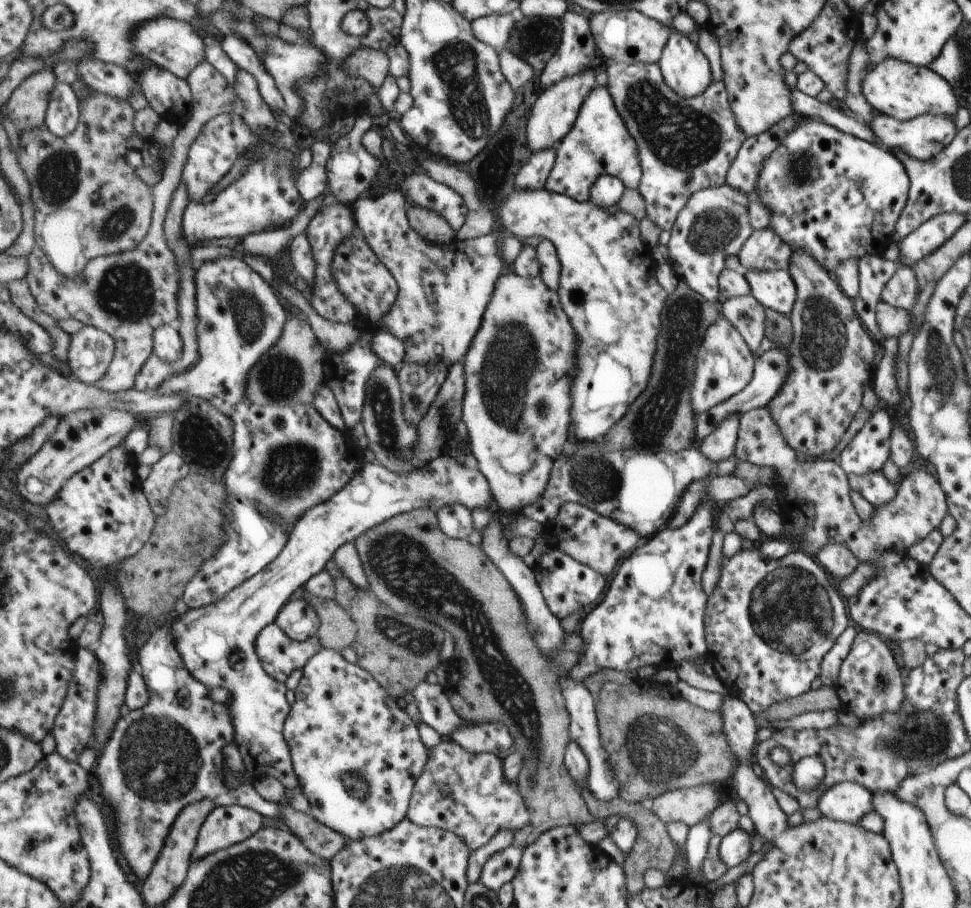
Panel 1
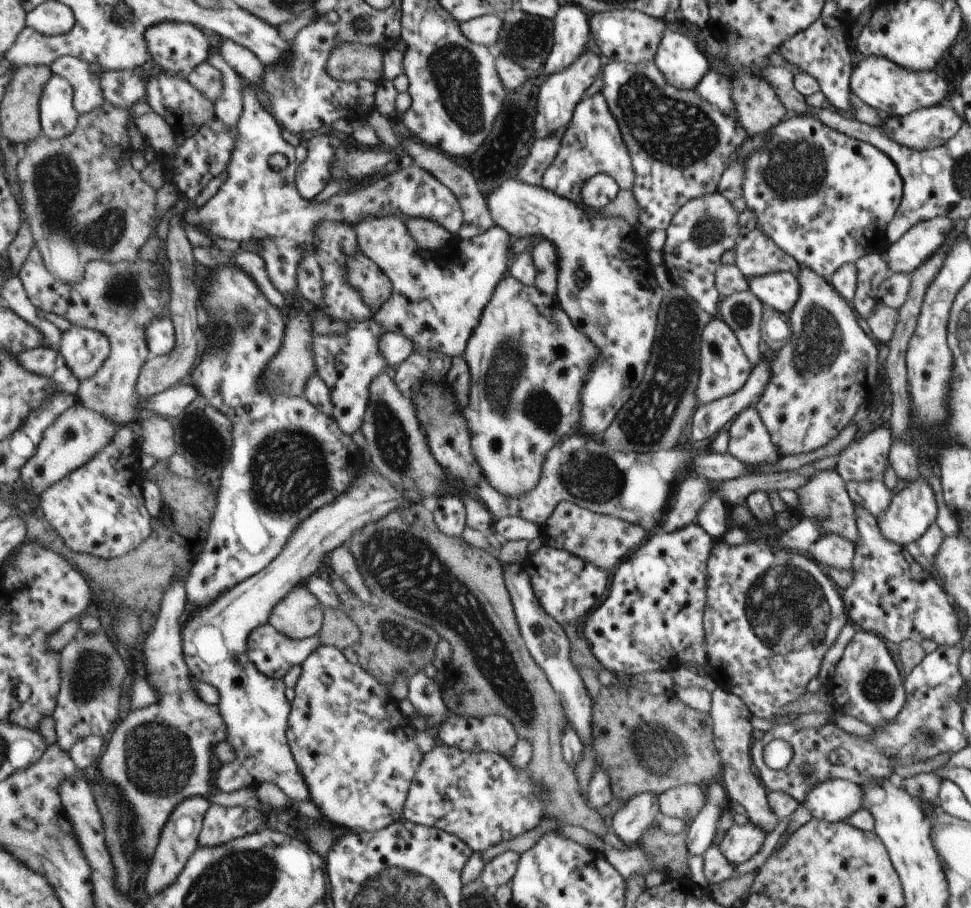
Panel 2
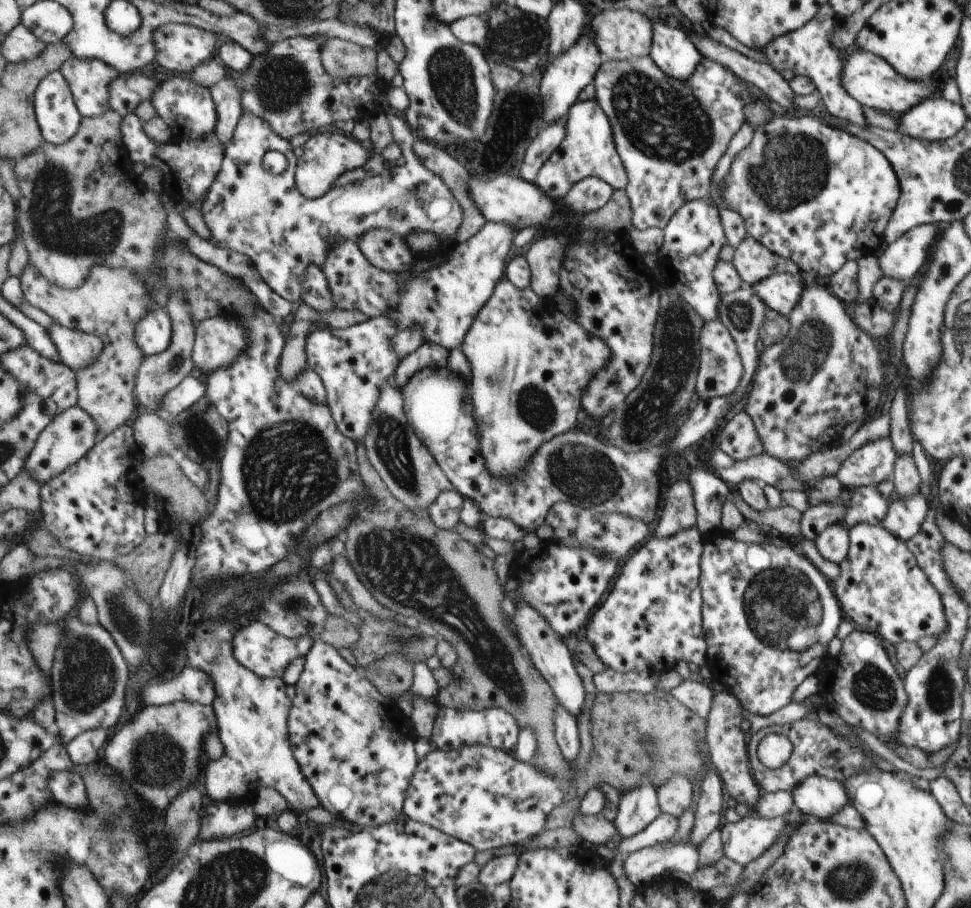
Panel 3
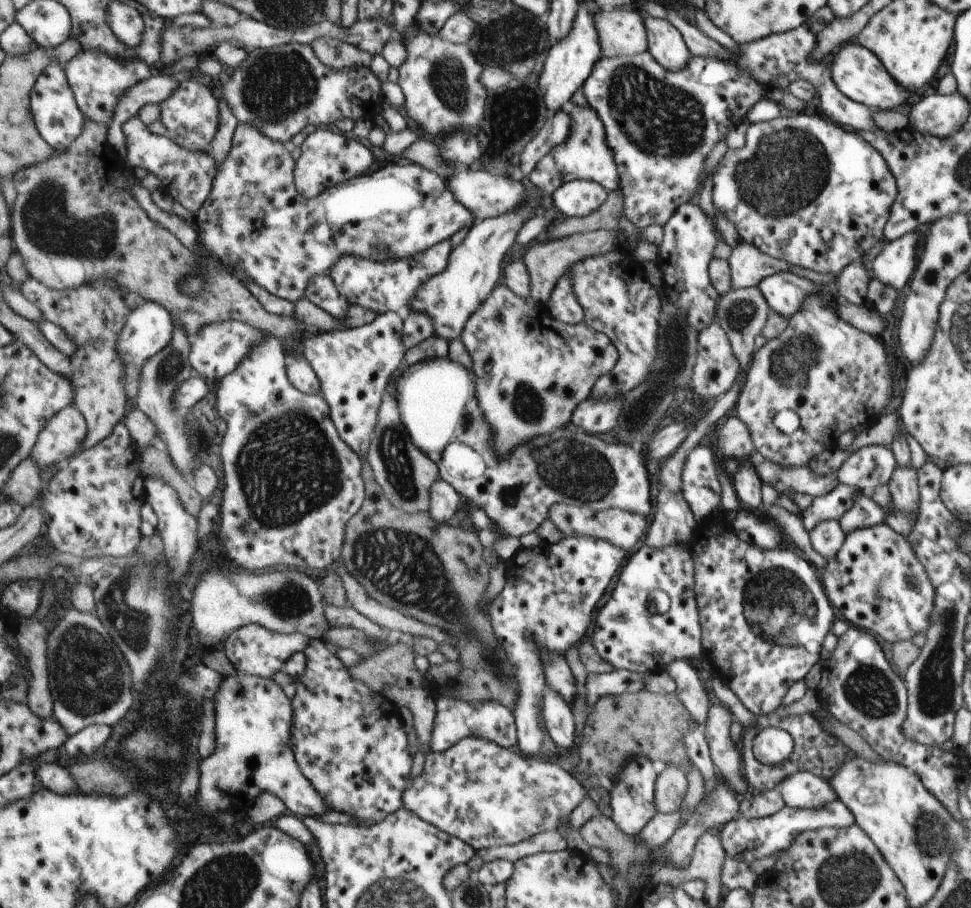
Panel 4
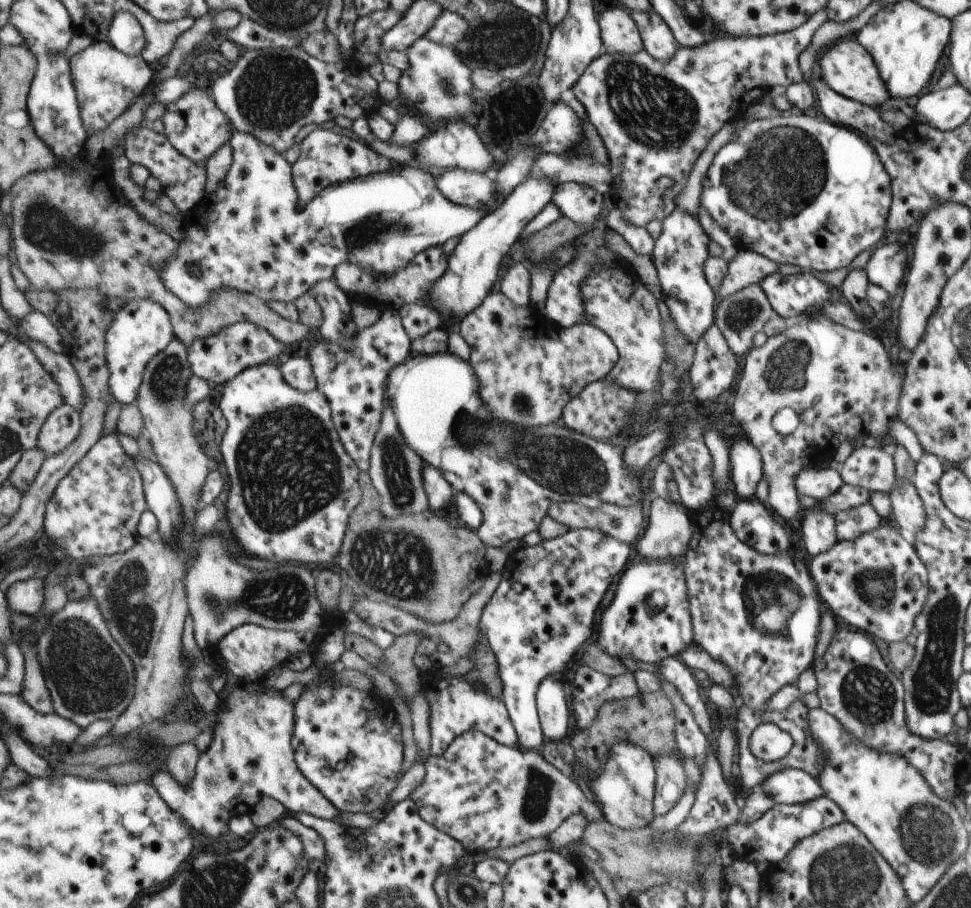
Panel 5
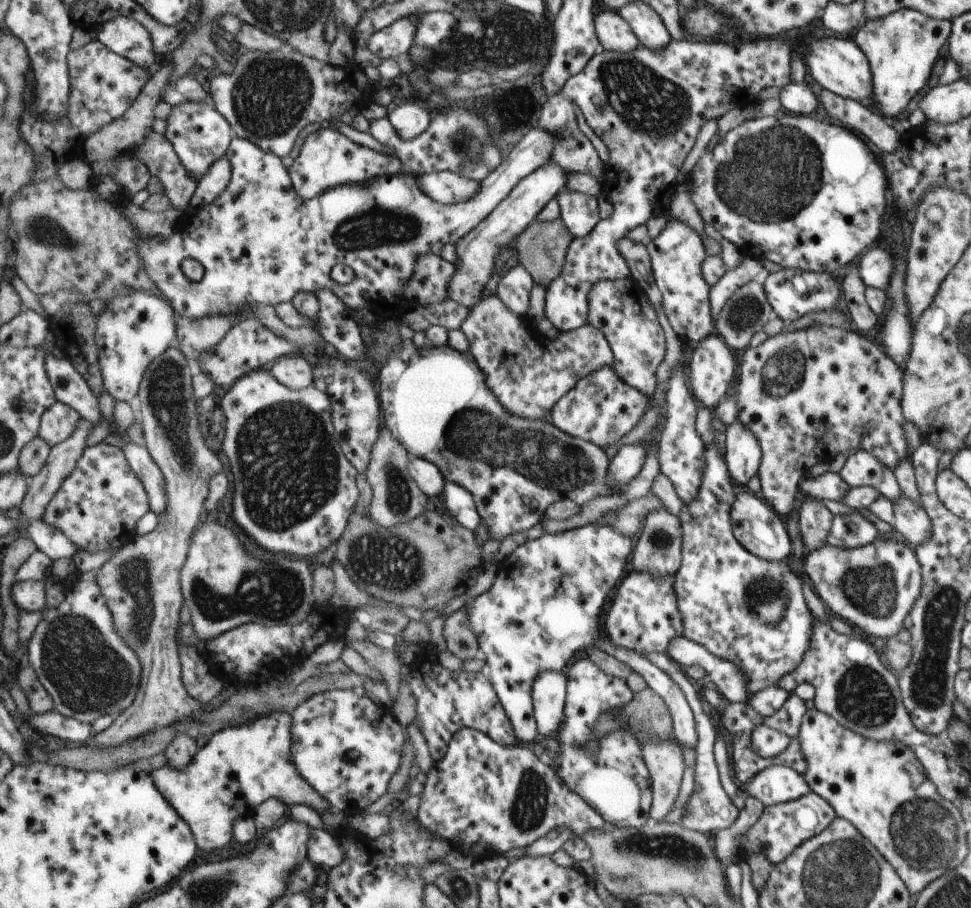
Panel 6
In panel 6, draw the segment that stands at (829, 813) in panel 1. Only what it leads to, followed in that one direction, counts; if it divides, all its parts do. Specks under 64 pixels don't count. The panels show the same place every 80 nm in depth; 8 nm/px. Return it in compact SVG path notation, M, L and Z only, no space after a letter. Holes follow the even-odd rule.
M781 765L768 766L761 773L757 773L749 782L743 785L747 794L753 795L764 806L778 805L787 801L794 801L811 793L811 786L791 767Z

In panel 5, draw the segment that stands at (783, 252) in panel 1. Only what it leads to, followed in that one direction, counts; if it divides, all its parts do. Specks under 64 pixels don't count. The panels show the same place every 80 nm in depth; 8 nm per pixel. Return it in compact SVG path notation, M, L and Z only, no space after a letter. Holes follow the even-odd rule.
M737 248L729 262L722 285L715 291L717 300L729 297L730 294L737 293L746 286L759 284L761 280L774 273L778 265L754 250Z

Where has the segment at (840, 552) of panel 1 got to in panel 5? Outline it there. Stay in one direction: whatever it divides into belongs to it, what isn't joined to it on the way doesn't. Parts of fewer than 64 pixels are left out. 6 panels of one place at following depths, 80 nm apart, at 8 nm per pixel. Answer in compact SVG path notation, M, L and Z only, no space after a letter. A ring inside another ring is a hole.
M818 508L805 510L800 526L801 542L803 542L803 546L805 546L805 550L811 559L818 559L821 553L826 553L838 540L837 534L834 531L834 517L826 512L819 511Z

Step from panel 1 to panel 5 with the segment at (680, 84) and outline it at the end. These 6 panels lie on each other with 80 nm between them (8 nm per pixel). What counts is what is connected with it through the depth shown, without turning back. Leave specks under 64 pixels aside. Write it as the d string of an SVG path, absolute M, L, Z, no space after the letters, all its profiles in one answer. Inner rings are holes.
M630 11L631 18L637 23L641 32L643 49L654 59L667 62L674 57L679 48L673 31L666 25L666 21L657 13Z

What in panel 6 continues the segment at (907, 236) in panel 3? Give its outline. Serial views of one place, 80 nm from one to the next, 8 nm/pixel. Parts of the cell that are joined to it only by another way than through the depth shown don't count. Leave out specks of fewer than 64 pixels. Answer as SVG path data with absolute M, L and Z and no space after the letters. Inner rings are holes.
M875 247L867 250L860 256L860 262L856 268L866 287L888 290L894 260L886 248Z

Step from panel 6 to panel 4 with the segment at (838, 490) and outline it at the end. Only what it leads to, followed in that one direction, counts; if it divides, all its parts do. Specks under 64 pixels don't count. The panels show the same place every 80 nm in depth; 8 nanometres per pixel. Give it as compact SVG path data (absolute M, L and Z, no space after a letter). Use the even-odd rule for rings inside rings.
M757 451L749 454L748 461L754 467L762 484L768 484L777 493L800 492L820 497L829 493L839 483L835 473L833 475L818 475L811 472L811 469L805 465L784 467L767 460Z

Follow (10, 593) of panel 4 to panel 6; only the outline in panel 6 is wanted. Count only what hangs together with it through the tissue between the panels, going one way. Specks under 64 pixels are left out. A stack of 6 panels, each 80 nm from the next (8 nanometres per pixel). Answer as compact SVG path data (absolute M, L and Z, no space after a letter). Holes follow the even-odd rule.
M96 570L75 573L64 588L65 598L56 608L47 608L45 584L43 580L27 580L15 583L11 597L17 608L26 612L42 612L42 620L28 641L29 662L37 671L40 681L53 697L55 710L79 722L93 723L99 717L118 717L127 710L138 693L142 677L142 662L137 654L118 633L114 625L114 615L110 611L105 595L96 581Z

